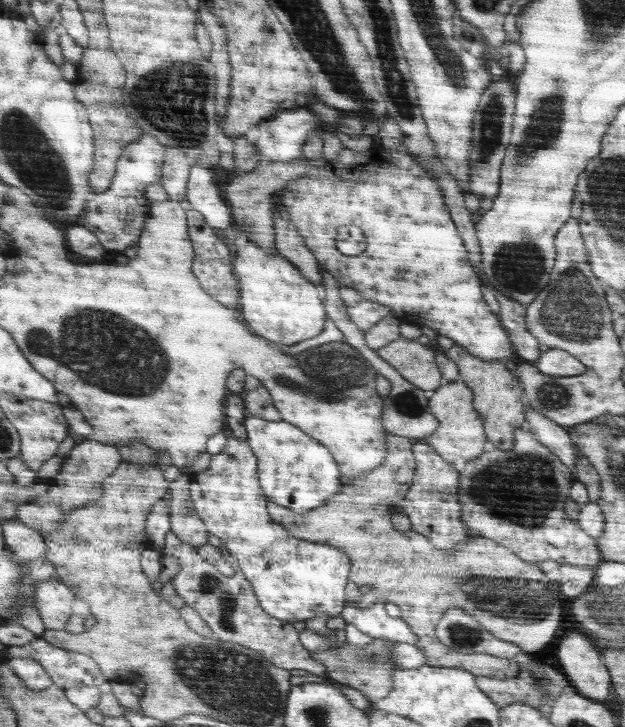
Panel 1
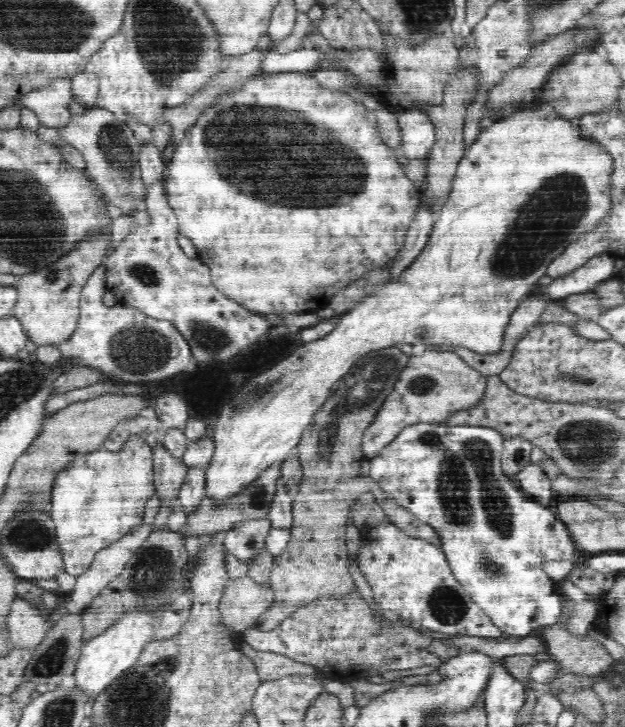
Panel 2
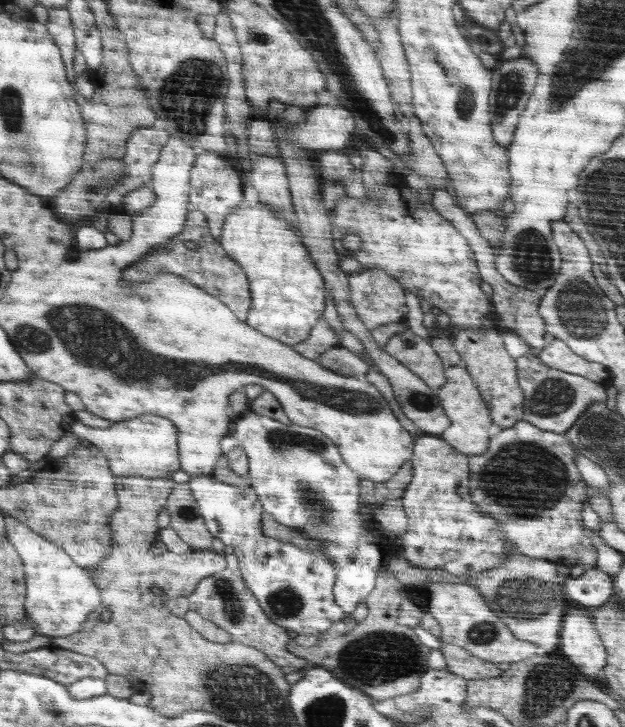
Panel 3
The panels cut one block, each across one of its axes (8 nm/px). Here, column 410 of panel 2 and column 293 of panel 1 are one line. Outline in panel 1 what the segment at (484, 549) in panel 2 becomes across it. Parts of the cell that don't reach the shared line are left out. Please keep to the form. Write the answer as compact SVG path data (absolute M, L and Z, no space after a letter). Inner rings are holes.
M249 415L244 419L247 444L258 457L259 483L267 495L268 502L274 502L298 514L304 514L325 504L330 496L340 490L340 471L333 454L319 440L308 436L296 425L264 420Z

